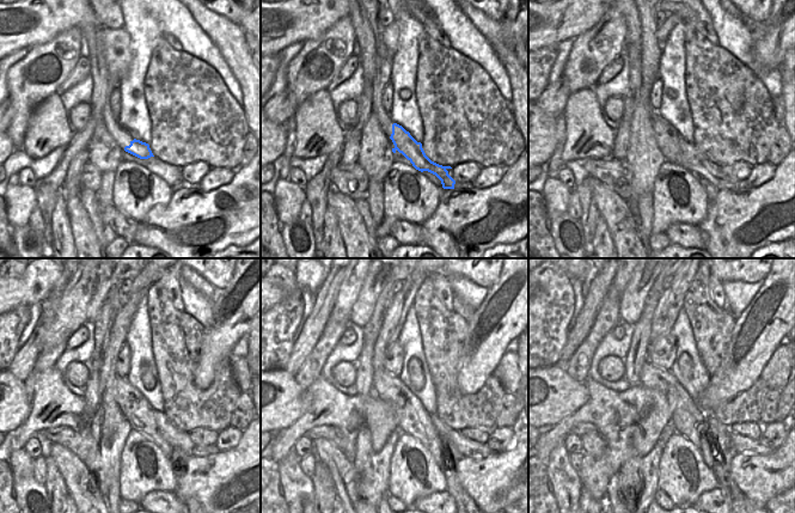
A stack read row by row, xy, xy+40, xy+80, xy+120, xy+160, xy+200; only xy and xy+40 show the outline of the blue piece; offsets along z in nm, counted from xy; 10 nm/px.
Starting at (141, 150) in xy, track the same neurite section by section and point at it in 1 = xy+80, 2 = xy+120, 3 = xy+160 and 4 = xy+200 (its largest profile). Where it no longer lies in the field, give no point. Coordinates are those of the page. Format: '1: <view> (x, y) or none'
1: xy+80 (693, 160)
2: xy+120 (166, 438)
3: xy+160 (430, 440)
4: xy+200 (649, 374)

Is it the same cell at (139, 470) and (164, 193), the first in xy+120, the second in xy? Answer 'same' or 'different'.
same

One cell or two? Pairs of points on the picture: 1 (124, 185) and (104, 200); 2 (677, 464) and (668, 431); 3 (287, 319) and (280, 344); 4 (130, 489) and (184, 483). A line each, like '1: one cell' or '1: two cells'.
1: two cells
2: two cells
3: one cell
4: two cells

